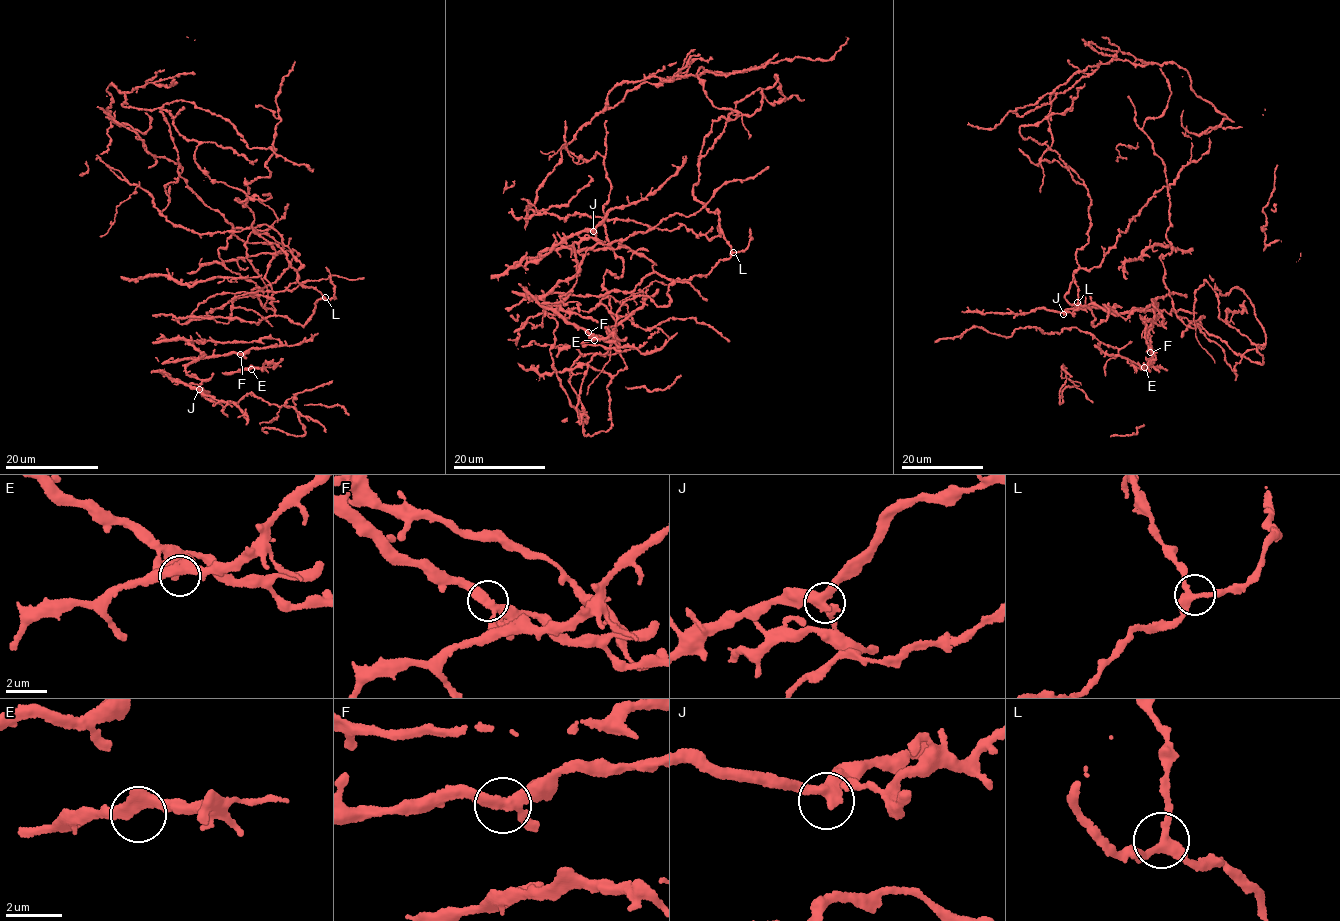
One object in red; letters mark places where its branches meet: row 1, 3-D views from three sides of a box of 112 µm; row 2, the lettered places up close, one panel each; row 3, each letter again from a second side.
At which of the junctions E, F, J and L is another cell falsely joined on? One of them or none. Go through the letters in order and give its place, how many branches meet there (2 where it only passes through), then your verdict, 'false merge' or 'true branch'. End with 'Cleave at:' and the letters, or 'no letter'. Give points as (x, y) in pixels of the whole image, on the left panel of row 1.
E: at (251, 369); 3 branches meet; true branch
F: at (240, 354); 3 branches meet; true branch
J: at (199, 389); 3 branches meet; true branch
L: at (325, 297); 3 branches meet; true branch
Cleave at: no letter

